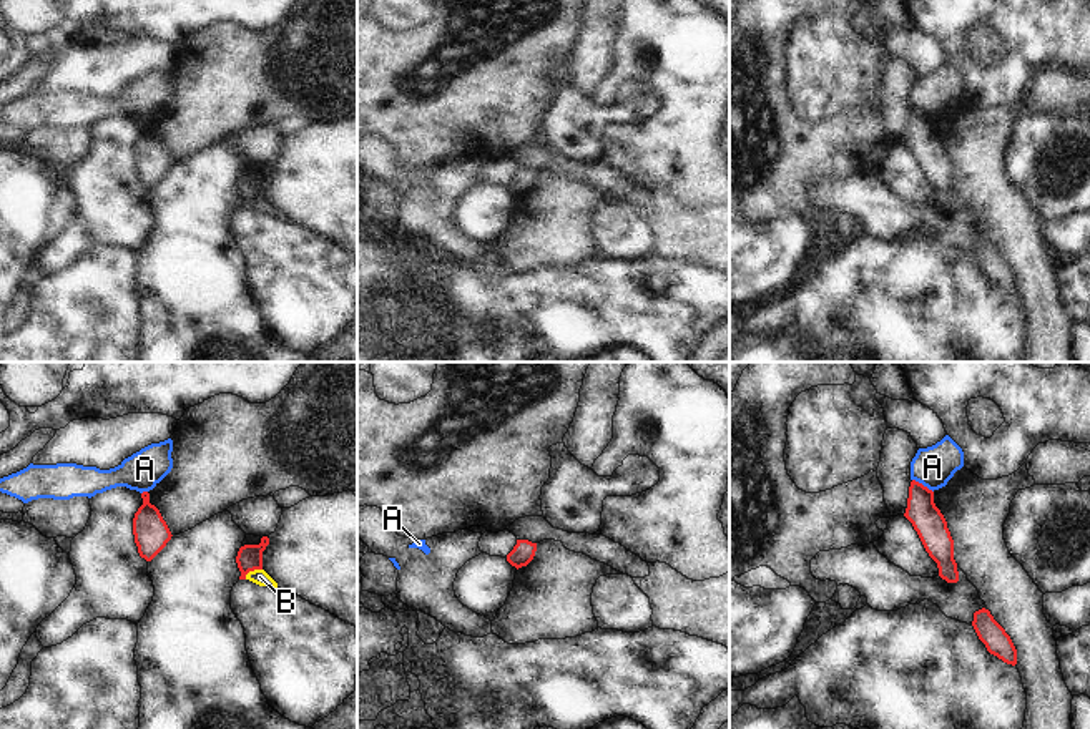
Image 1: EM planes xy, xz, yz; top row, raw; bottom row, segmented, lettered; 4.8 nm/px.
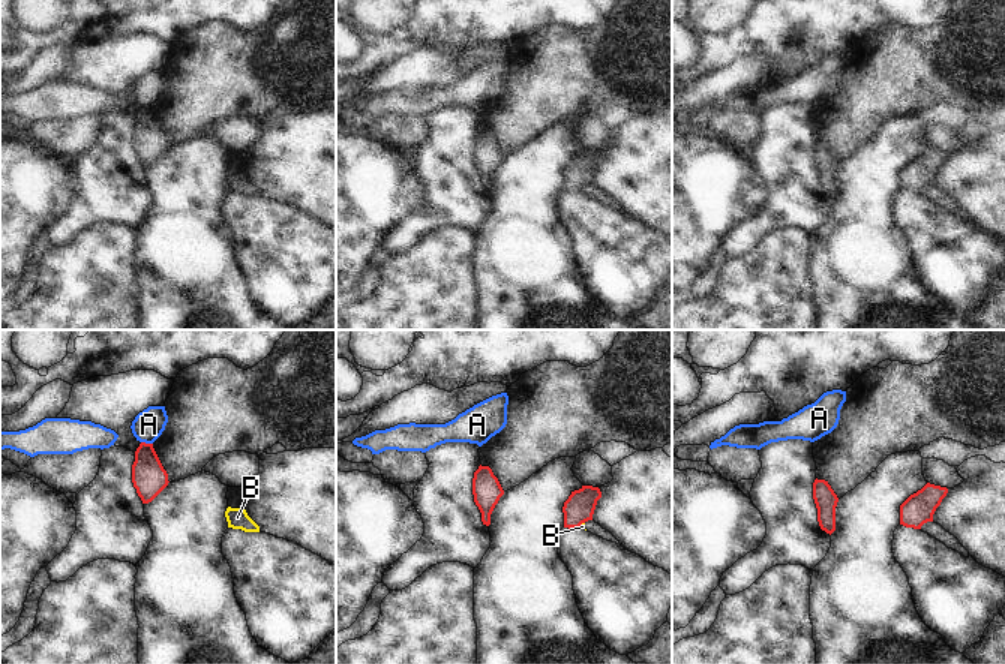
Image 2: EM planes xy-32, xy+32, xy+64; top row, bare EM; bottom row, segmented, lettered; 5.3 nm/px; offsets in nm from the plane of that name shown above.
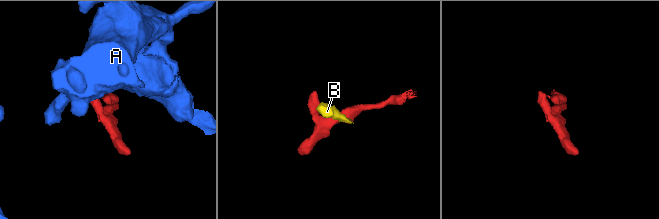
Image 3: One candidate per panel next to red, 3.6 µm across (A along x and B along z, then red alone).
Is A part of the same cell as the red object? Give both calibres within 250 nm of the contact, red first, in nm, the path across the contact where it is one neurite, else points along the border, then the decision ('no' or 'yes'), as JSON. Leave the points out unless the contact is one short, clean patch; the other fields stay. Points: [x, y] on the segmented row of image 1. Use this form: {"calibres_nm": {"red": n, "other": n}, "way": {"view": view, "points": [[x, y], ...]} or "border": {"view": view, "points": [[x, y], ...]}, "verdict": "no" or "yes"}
{"calibres_nm": {"red": 150, "other": 200}, "border": {"view": "yz", "points": [[913, 479], [932, 492]]}, "verdict": "no"}

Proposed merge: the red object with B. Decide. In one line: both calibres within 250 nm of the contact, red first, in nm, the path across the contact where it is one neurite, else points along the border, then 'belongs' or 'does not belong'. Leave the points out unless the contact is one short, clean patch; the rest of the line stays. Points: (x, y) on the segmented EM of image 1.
130 nm thick on the red side, 80 nm on the other; border along xy (261, 568), (251, 570), (245, 578); does not belong

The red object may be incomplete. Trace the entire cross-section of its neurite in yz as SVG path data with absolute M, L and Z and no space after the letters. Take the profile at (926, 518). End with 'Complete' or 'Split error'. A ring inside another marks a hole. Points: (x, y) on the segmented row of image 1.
M912 480L904 516L912 523L926 551L937 563L939 576L947 583L957 583L954 540L944 515L934 503L934 492Z. Complete

